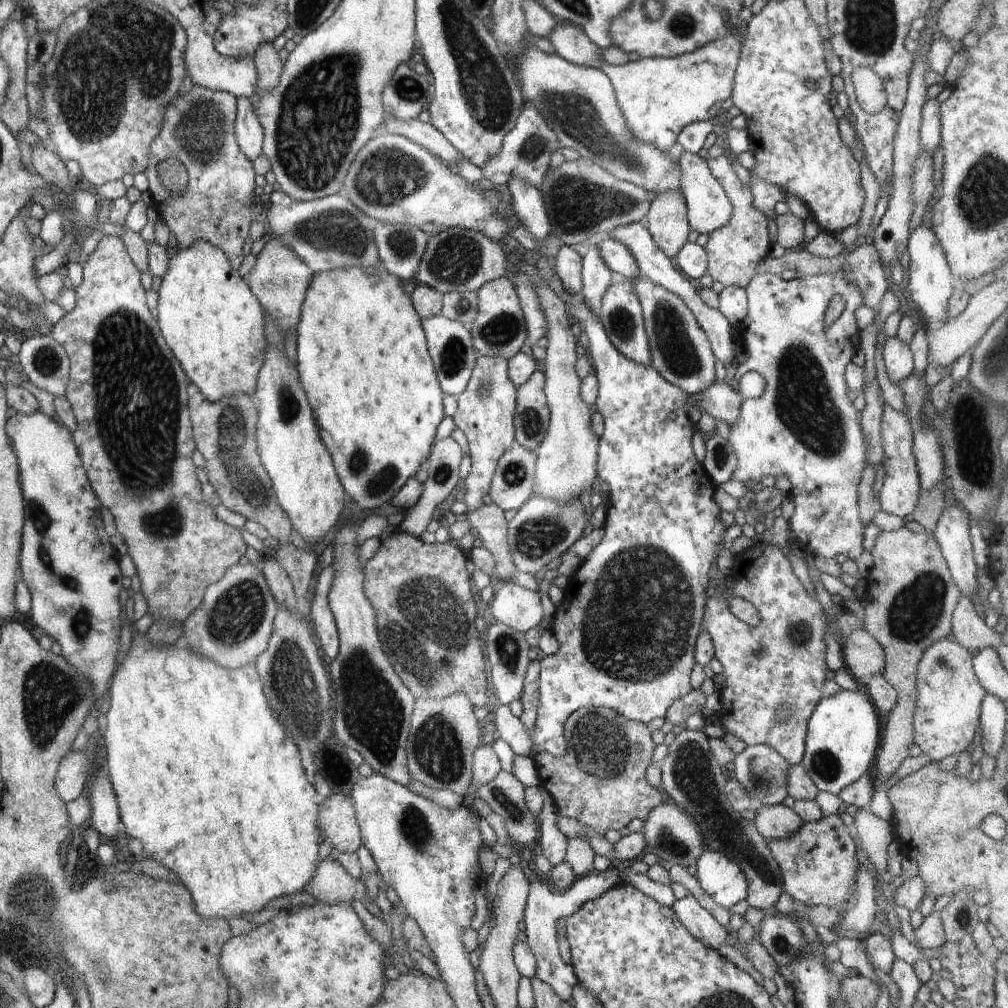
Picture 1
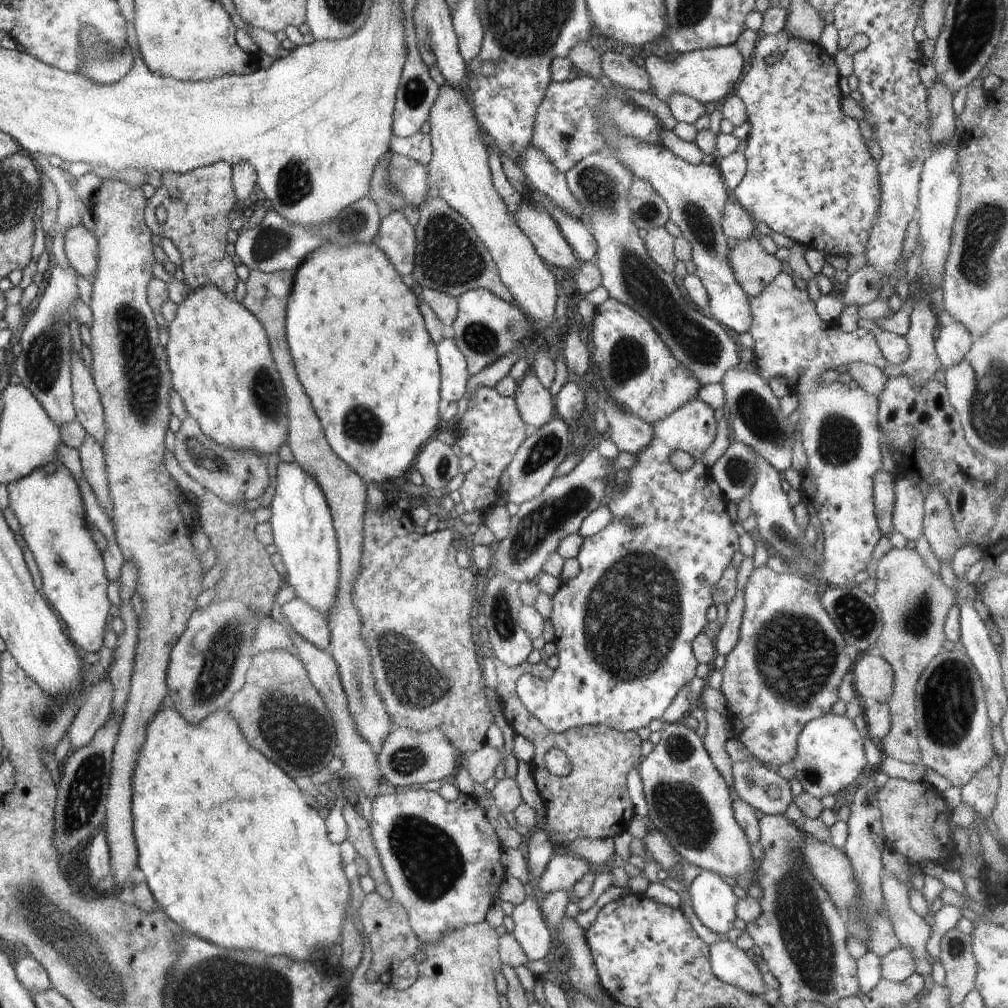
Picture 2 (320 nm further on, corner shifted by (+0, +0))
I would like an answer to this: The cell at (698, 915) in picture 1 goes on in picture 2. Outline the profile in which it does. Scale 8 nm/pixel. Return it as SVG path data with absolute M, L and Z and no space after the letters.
M720 937L717 943L710 945L709 952L711 954L711 969L716 978L748 994L757 997L764 996L766 984L762 980L762 975L753 961L752 955L749 954L750 952L740 950L735 943L731 943L724 937Z

